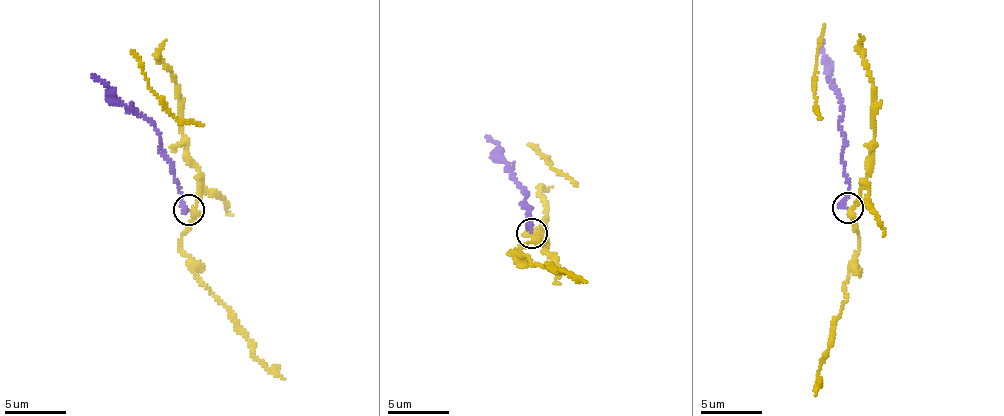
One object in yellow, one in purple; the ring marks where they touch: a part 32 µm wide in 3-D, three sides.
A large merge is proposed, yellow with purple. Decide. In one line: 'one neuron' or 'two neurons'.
two neurons

